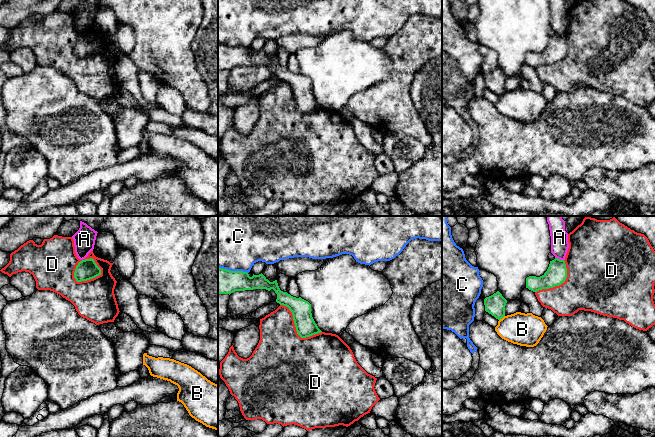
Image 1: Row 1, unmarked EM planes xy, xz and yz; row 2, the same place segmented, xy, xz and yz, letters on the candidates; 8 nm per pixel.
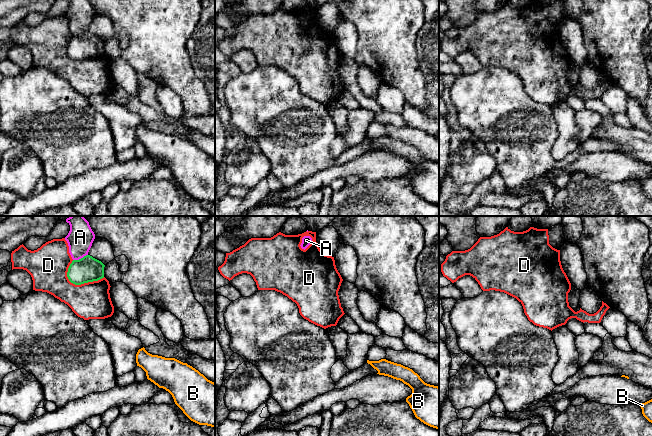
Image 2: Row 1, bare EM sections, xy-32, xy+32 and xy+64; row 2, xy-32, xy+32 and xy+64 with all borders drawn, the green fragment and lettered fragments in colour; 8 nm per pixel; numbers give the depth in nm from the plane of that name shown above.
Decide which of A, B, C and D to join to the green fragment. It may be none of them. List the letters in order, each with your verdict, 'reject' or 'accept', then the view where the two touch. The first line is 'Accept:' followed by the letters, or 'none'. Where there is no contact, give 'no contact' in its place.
Accept: none
A: reject; meets green in yz
B: reject; meets green in yz
C: reject; meets green in xz
D: reject; meets green in xy

